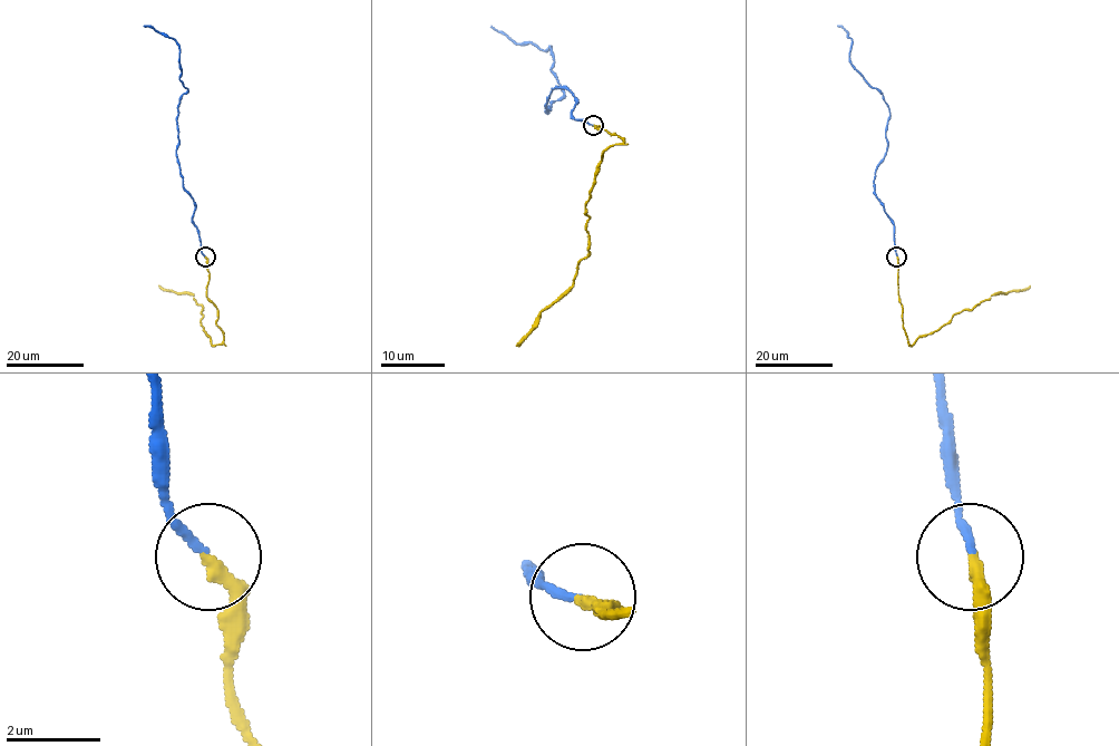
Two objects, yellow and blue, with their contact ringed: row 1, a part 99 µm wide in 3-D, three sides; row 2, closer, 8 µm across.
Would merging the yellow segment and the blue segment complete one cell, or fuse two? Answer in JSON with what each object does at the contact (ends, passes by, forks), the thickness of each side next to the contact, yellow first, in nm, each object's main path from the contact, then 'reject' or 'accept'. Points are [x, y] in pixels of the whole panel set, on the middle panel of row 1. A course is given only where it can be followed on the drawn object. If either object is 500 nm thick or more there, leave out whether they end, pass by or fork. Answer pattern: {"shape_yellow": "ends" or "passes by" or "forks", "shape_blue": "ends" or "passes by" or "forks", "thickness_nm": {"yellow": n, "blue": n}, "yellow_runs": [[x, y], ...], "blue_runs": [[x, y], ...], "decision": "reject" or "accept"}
{"shape_yellow": "ends", "shape_blue": "ends", "thickness_nm": {"yellow": 300, "blue": 180}, "yellow_runs": [[592, 125], [623, 143], [603, 152], [591, 187], [587, 254], [572, 286], [515, 346]], "blue_runs": [[592, 125], [572, 114], [576, 99], [565, 88], [552, 88], [547, 112], [563, 95], [551, 48], [489, 27]], "decision": "accept"}

